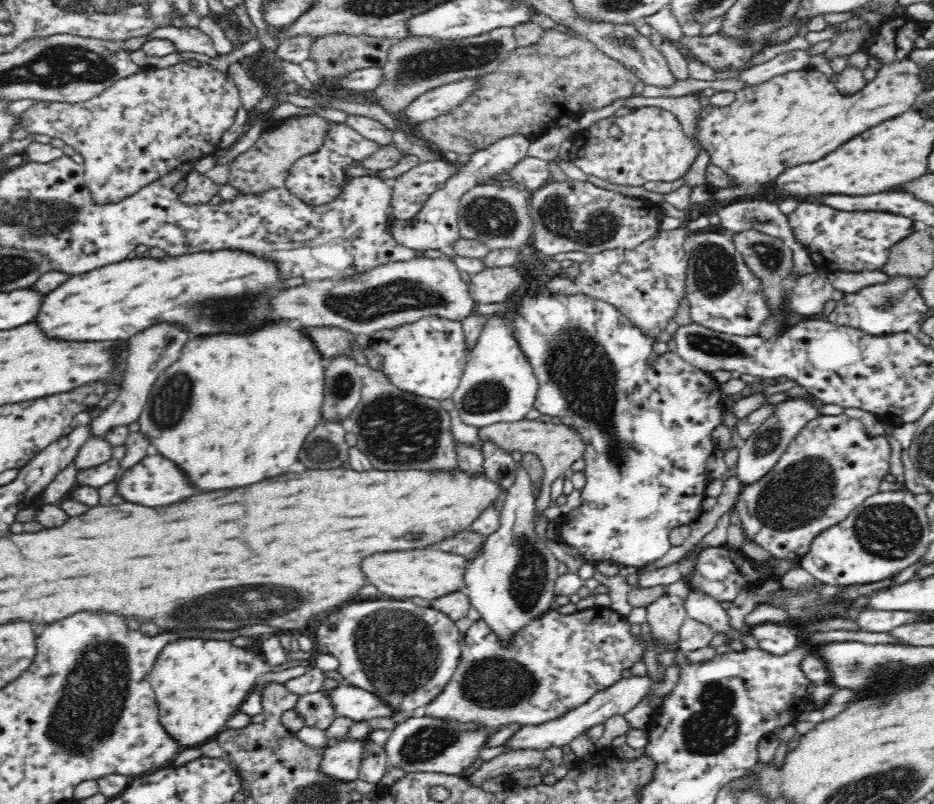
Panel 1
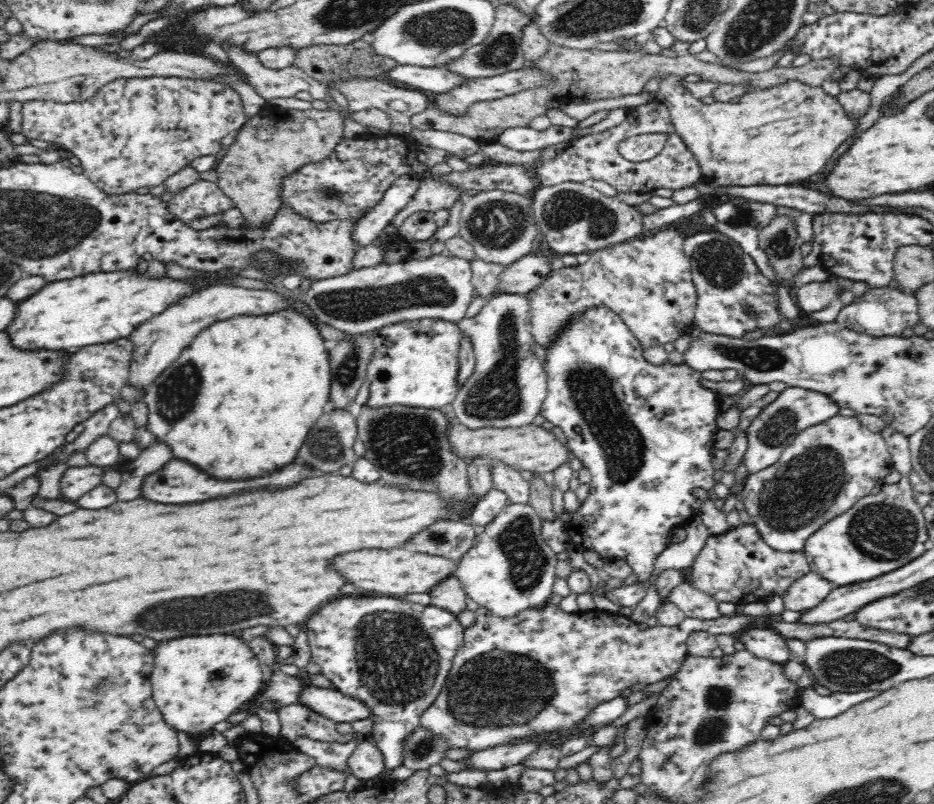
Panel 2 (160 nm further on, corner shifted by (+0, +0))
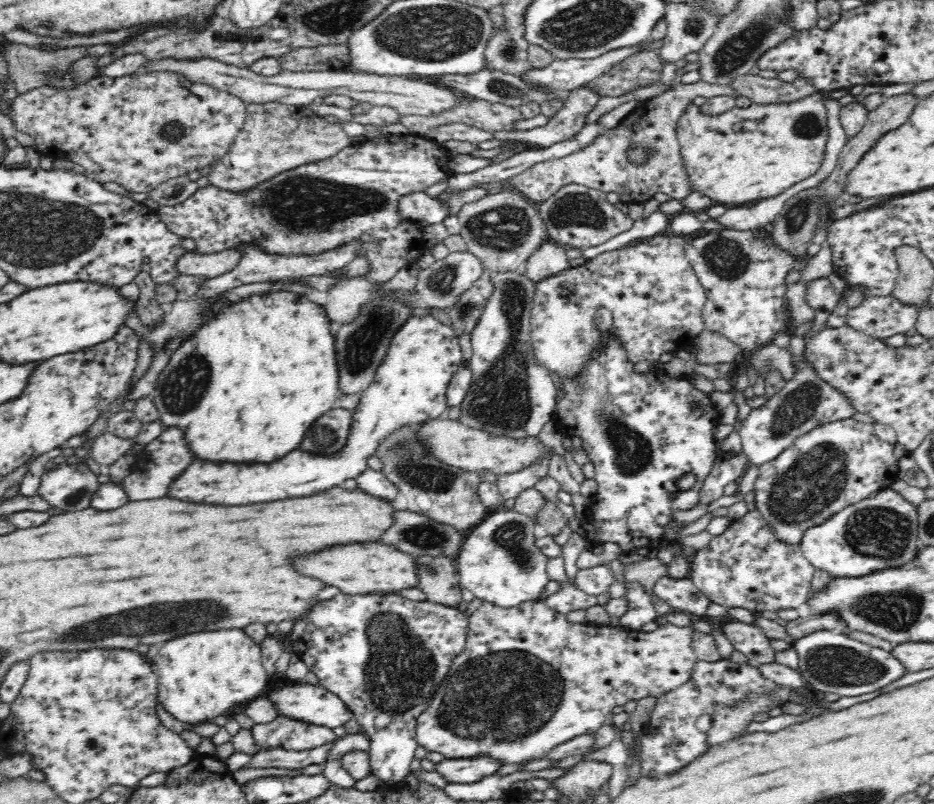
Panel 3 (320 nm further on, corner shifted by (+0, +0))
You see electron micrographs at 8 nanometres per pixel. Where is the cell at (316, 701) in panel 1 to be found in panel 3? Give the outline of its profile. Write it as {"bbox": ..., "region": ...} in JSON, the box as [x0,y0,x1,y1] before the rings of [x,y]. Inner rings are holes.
{"bbox":[251,715,338,751],"region":[[[280,715],[270,723],[254,724],[251,733],[258,751],[275,748],[308,750],[332,742],[338,737],[331,728],[290,720]]]}

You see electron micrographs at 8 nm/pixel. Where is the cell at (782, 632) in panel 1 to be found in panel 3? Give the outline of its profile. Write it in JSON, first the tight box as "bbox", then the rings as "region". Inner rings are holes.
{"bbox":[721,621,775,666],"region":[[[734,621],[726,623],[721,631],[734,649],[748,658],[751,666],[773,663],[775,652],[770,647],[770,640],[754,625]]]}

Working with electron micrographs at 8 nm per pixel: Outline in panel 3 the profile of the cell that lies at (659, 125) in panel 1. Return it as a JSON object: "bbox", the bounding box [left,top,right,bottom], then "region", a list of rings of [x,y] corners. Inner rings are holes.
{"bbox":[510,80,740,206],"region":[[[702,80],[692,84],[677,83],[661,92],[654,98],[638,103],[638,106],[614,128],[604,130],[586,150],[580,150],[560,158],[536,164],[510,179],[512,190],[522,194],[526,200],[536,206],[550,198],[557,190],[570,184],[578,184],[587,188],[605,192],[616,192],[619,200],[624,203],[641,204],[653,198],[654,194],[663,192],[672,199],[682,200],[692,191],[688,176],[680,155],[680,143],[677,139],[677,124],[686,109],[693,104],[694,98],[704,96],[710,98],[716,95],[740,96],[732,86],[711,85]],[[633,149],[650,151],[643,164],[631,162],[627,152]]]}

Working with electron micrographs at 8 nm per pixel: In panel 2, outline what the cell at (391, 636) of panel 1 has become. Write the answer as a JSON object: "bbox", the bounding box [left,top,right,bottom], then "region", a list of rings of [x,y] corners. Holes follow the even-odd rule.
{"bbox":[305,596,465,778],"region":[[[374,596],[374,598],[338,598],[334,602],[328,602],[326,606],[322,606],[322,610],[316,610],[312,616],[305,622],[306,635],[308,645],[311,653],[311,662],[316,663],[320,667],[322,676],[325,676],[332,684],[332,688],[338,690],[341,694],[352,698],[353,700],[360,700],[364,702],[370,709],[370,716],[368,719],[372,722],[372,742],[377,745],[378,750],[381,750],[384,760],[384,771],[380,776],[382,778],[388,778],[384,776],[386,773],[397,770],[399,767],[404,766],[405,747],[406,741],[411,737],[411,734],[420,727],[421,714],[428,709],[440,695],[444,686],[444,680],[453,664],[453,660],[456,657],[458,648],[463,644],[463,636],[465,629],[458,621],[456,614],[442,608],[438,608],[432,605],[422,605],[419,603],[412,604],[408,600],[398,600],[398,598],[386,598],[386,596]]]}

